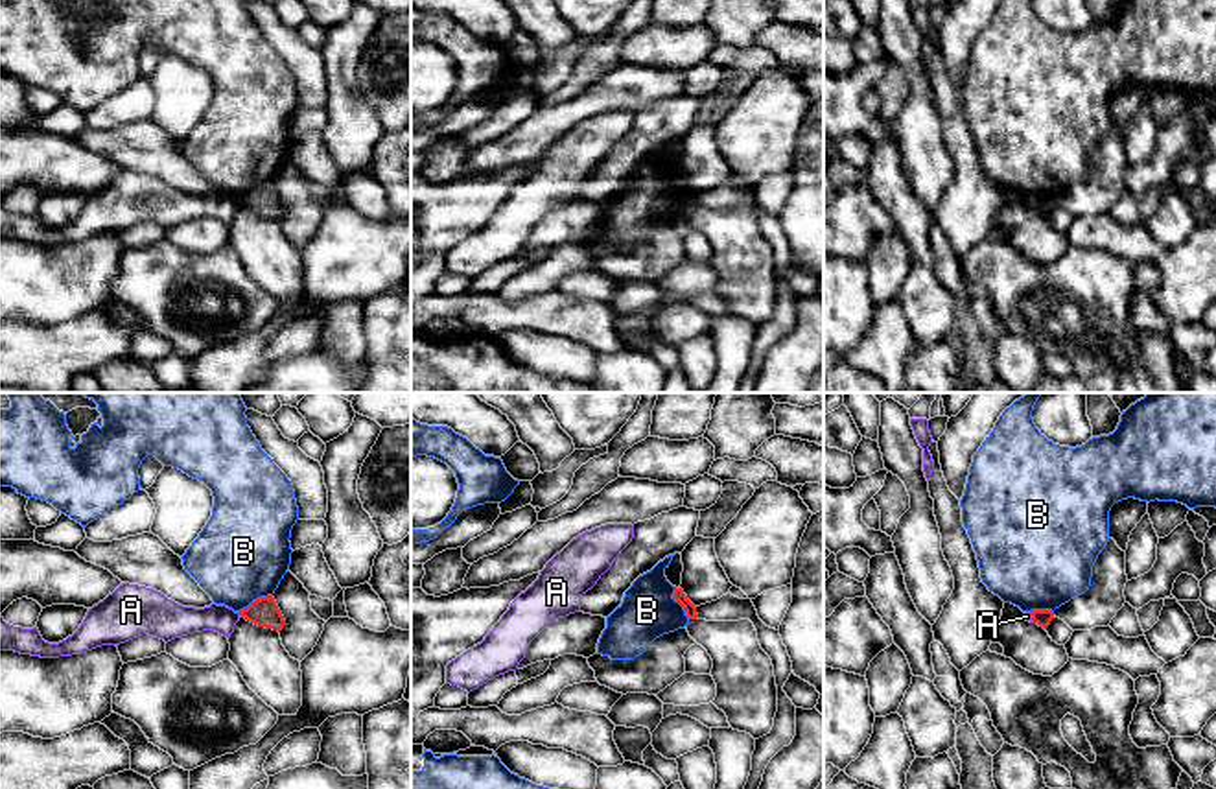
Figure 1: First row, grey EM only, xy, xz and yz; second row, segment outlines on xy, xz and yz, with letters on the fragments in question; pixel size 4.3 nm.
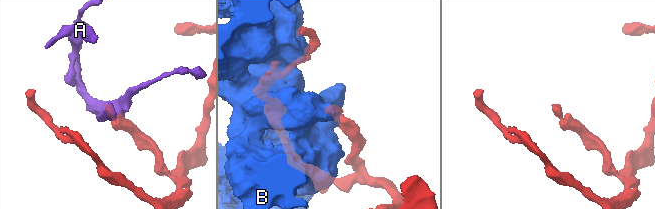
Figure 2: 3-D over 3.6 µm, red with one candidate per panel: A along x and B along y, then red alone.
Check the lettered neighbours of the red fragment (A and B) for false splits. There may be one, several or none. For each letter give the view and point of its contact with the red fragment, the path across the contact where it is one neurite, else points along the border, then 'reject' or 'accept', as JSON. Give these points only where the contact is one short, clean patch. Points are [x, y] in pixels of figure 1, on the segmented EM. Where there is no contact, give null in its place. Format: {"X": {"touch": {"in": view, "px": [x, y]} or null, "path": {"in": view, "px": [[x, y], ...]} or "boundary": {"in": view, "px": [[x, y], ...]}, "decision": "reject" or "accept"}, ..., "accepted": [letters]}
{"A": {"touch": {"in": "yz", "px": [1032, 618]}, "boundary": {"in": "yz", "px": [[1027, 612], [1034, 622]]}, "decision": "reject"}, "B": {"touch": {"in": "xy", "px": [257, 600]}, "decision": "reject"}, "accepted": []}

